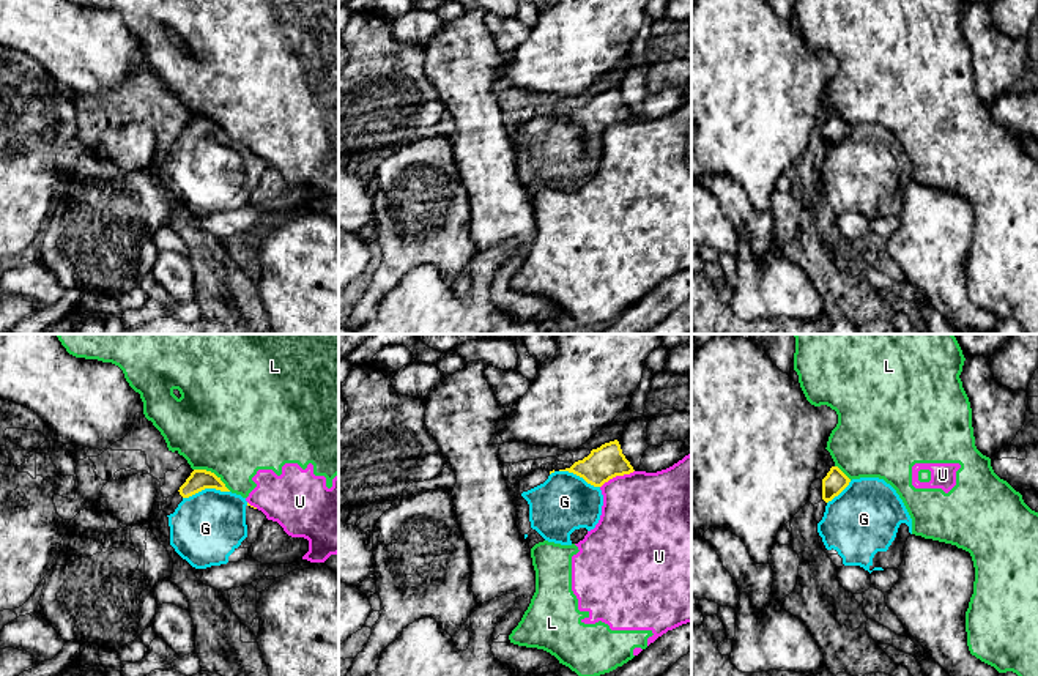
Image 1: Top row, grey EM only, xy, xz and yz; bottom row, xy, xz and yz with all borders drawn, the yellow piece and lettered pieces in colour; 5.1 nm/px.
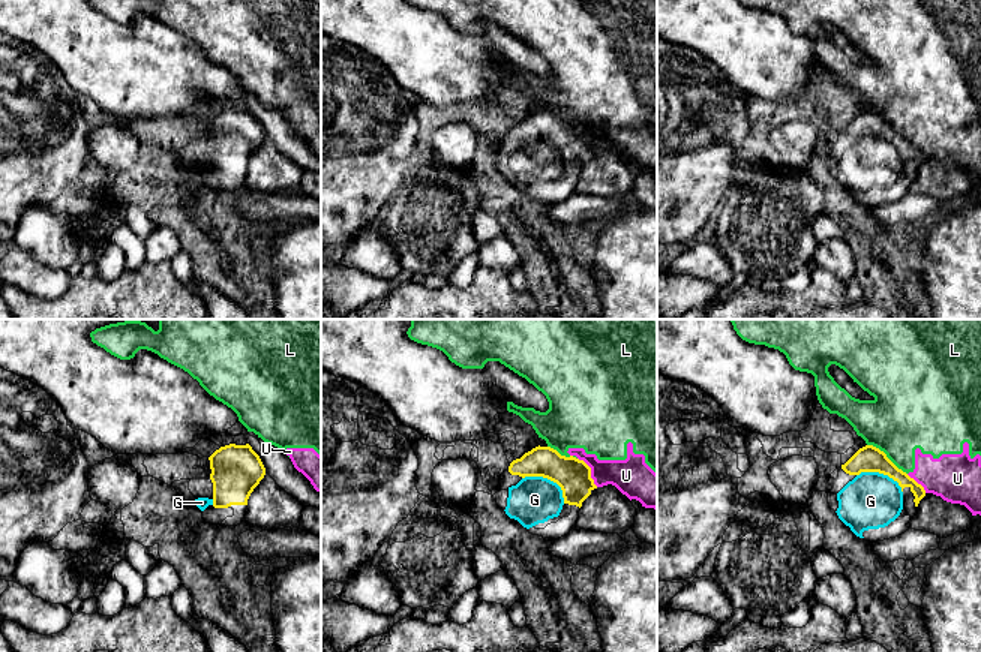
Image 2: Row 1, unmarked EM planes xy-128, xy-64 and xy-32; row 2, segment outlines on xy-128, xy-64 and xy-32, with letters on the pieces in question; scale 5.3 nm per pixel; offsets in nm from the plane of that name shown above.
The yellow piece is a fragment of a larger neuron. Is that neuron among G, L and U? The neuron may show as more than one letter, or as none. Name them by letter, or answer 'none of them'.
G

